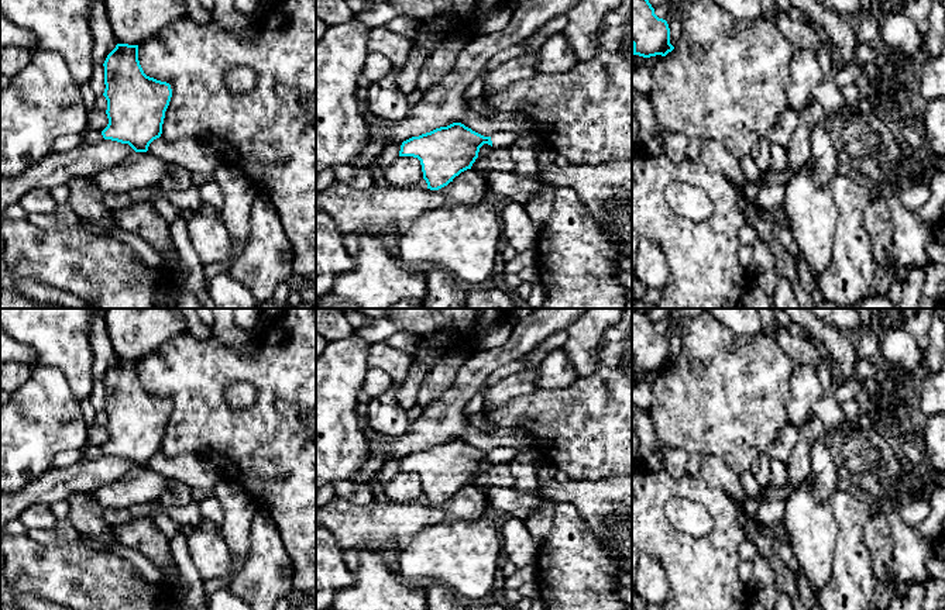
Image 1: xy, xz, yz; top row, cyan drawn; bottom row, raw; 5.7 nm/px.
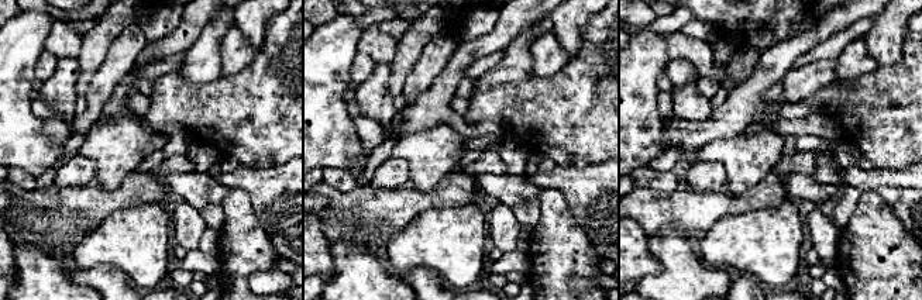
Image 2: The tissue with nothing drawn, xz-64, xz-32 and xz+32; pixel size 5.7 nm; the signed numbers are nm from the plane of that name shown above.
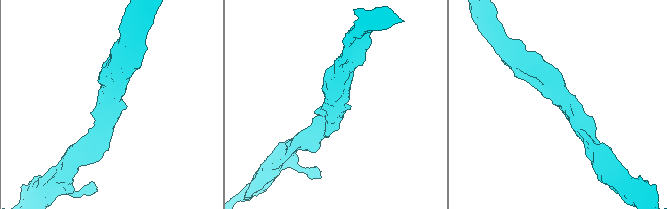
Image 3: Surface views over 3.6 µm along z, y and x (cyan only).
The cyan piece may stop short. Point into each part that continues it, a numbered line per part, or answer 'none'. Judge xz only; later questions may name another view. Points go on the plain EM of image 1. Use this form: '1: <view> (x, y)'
1: xz (502, 454)

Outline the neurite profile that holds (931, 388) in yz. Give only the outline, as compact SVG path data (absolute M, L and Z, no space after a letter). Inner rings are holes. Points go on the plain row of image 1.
M945 354L939 371L921 376L917 390L920 407L927 417L945 414Z

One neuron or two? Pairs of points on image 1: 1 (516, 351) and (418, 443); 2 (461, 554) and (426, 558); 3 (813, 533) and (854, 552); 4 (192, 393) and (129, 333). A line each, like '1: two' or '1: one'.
1: one
2: one
3: two
4: two

